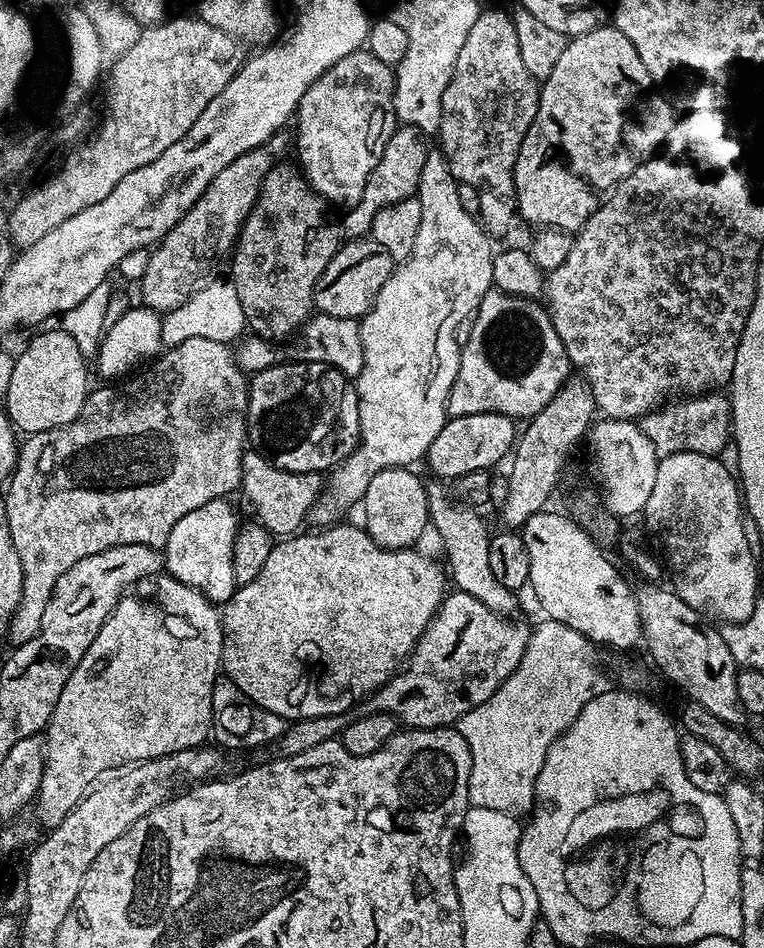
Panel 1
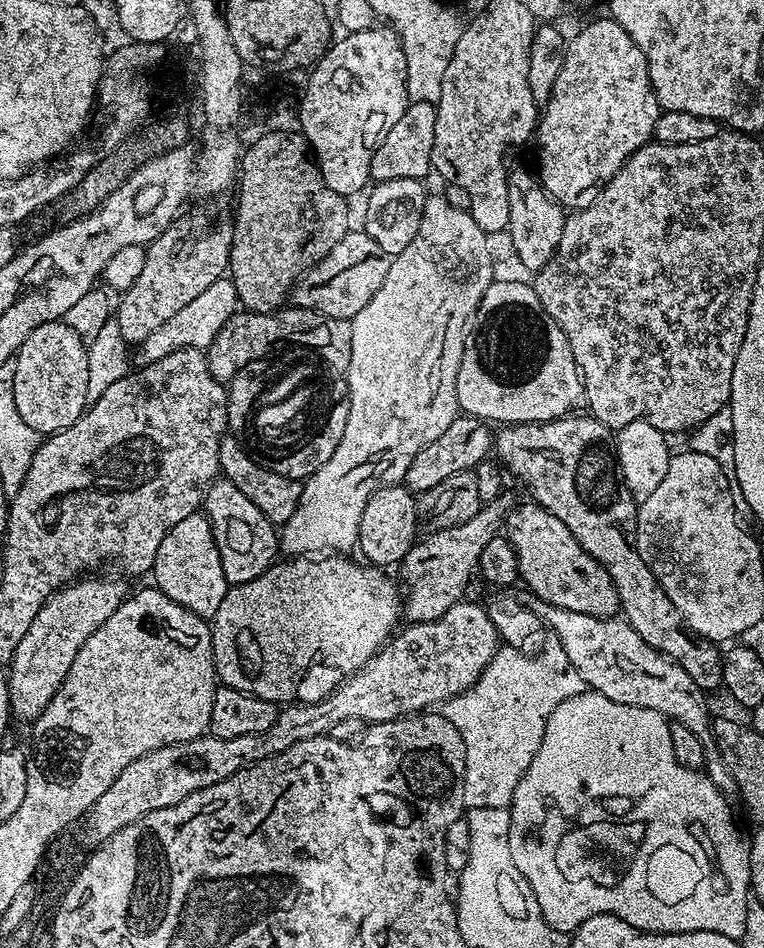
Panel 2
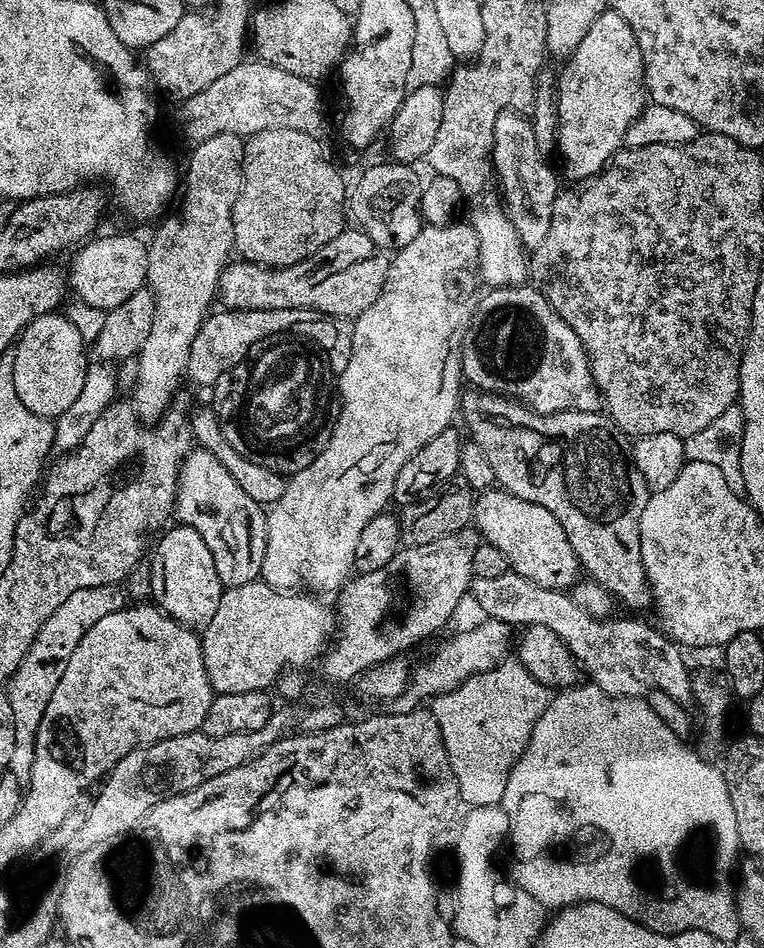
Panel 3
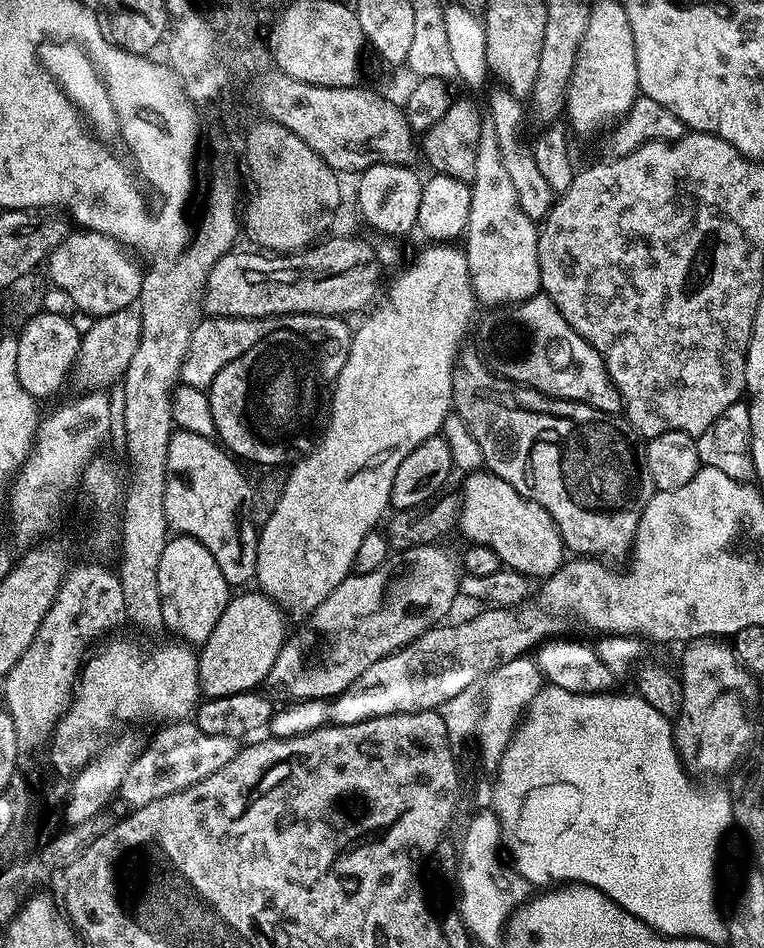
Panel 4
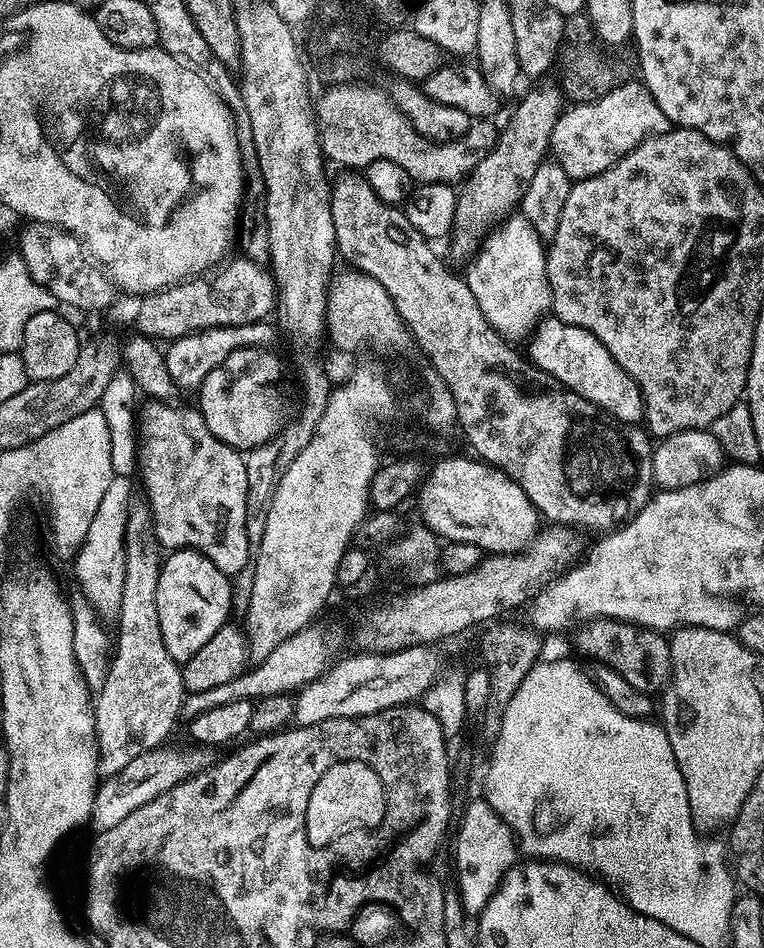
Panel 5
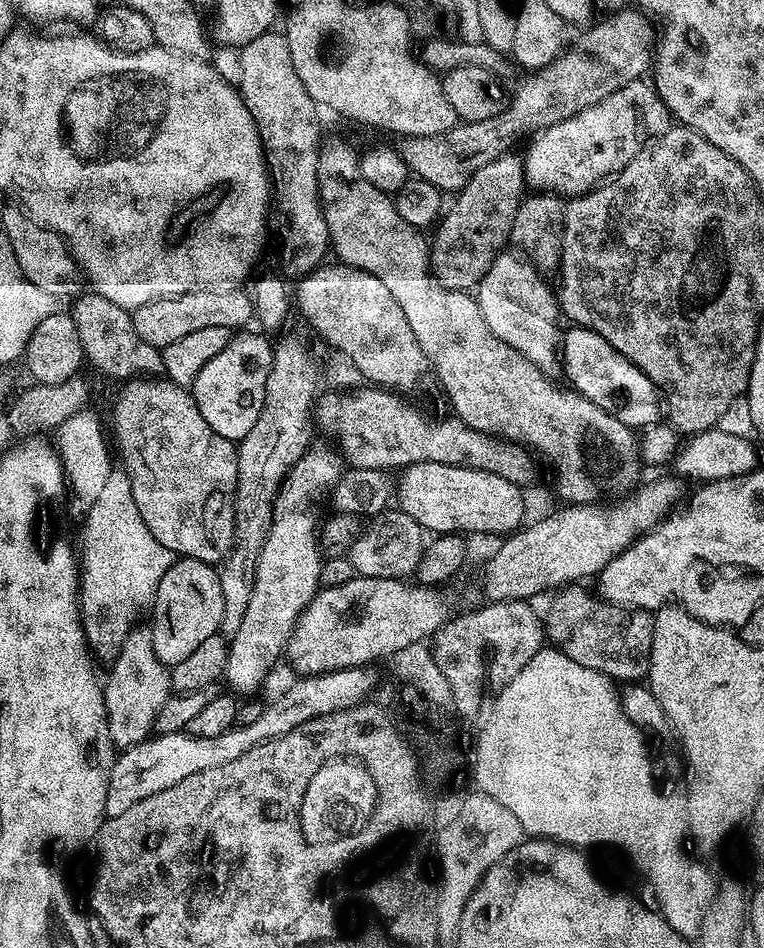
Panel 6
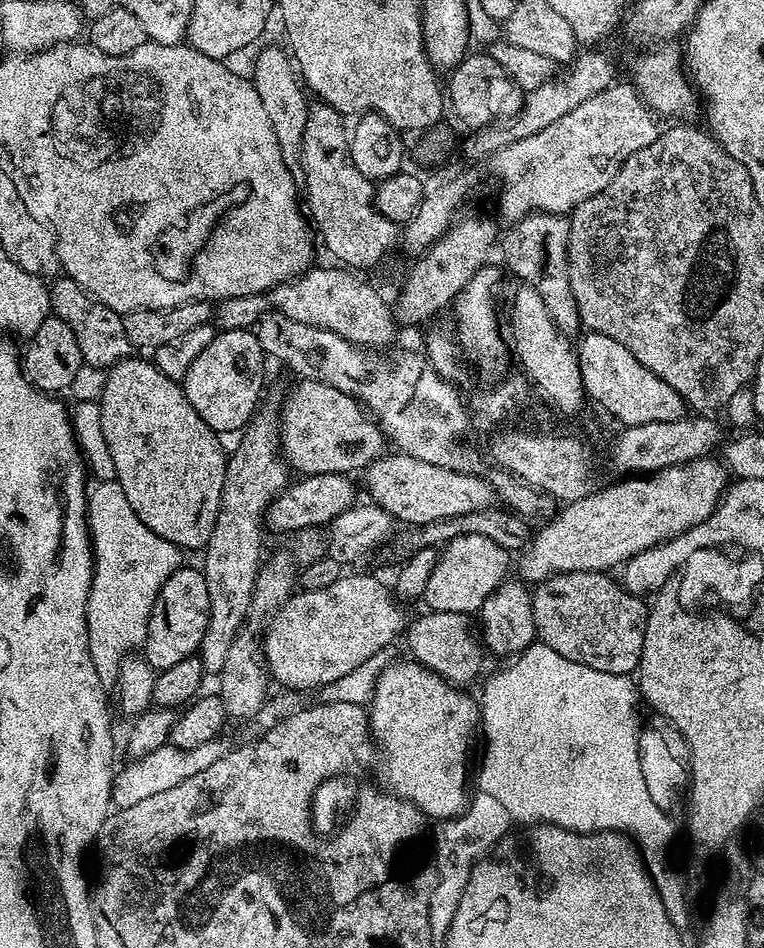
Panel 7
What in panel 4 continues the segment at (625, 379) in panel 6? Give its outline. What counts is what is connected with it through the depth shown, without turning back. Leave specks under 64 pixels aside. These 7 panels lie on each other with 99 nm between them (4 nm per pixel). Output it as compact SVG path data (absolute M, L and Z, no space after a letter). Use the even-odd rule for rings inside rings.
M537 294L529 300L523 300L521 304L500 306L492 312L480 324L479 351L489 368L497 376L504 376L516 384L525 384L527 388L538 390L547 396L553 396L559 400L573 400L586 406L594 406L600 412L616 414L621 411L622 401L620 391L614 386L610 374L604 365L604 359L598 354L598 350L591 348L575 330L562 318L558 306L549 296Z

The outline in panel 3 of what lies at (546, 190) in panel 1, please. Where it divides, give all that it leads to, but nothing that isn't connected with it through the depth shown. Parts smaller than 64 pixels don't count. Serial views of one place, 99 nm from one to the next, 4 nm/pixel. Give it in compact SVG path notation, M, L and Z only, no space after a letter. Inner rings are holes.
M605 10L601 16L594 18L594 26L590 26L590 30L586 30L586 38L582 38L582 42L578 42L578 50L574 50L574 54L567 57L563 61L564 69L559 69L558 83L556 85L556 105L558 106L558 134L556 135L556 146L558 149L558 157L564 163L564 172L572 180L580 180L576 182L587 182L593 176L598 175L603 168L608 167L613 156L621 151L624 143L624 135L632 123L640 117L640 111L646 103L646 89L644 86L644 63L642 62L642 50L638 50L638 38L634 38L634 30L630 30L630 26L626 26L624 21L617 12Z

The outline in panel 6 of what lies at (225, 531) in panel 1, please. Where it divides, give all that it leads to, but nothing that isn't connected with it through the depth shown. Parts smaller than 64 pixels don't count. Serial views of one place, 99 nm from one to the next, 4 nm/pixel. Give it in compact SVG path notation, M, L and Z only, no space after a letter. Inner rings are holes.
M189 556L173 559L170 570L166 570L158 582L151 608L155 654L167 666L183 662L206 642L206 638L217 635L224 624L226 597L222 594L219 571L213 565Z

